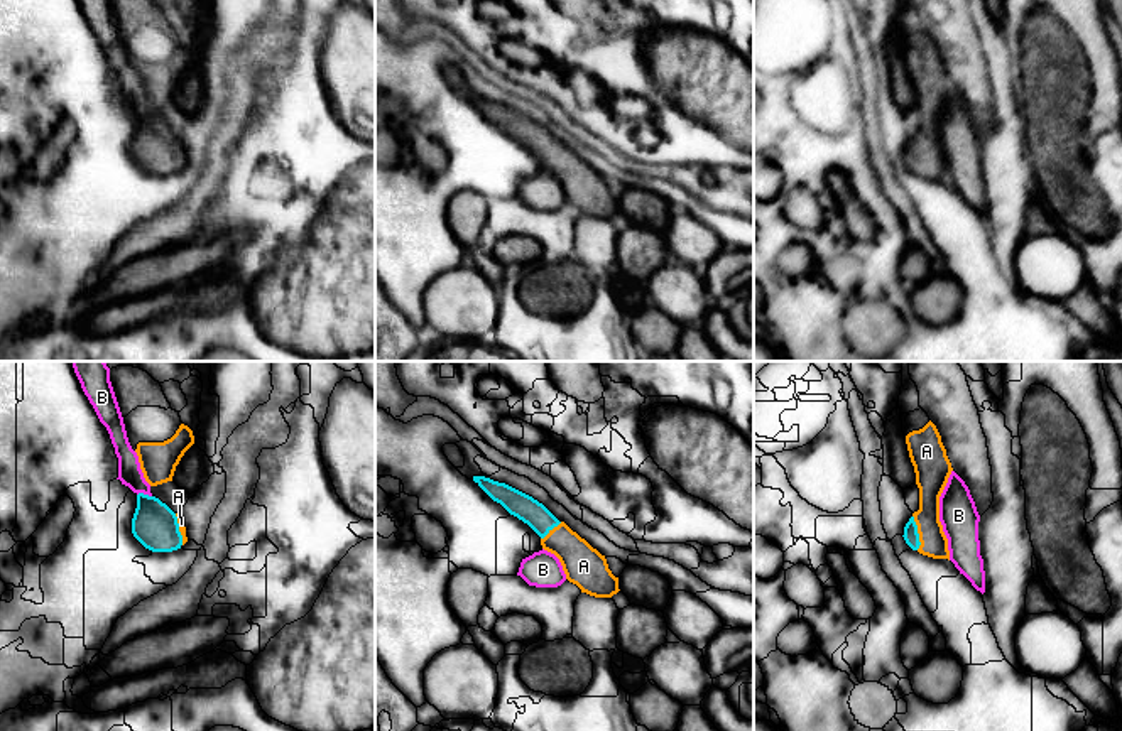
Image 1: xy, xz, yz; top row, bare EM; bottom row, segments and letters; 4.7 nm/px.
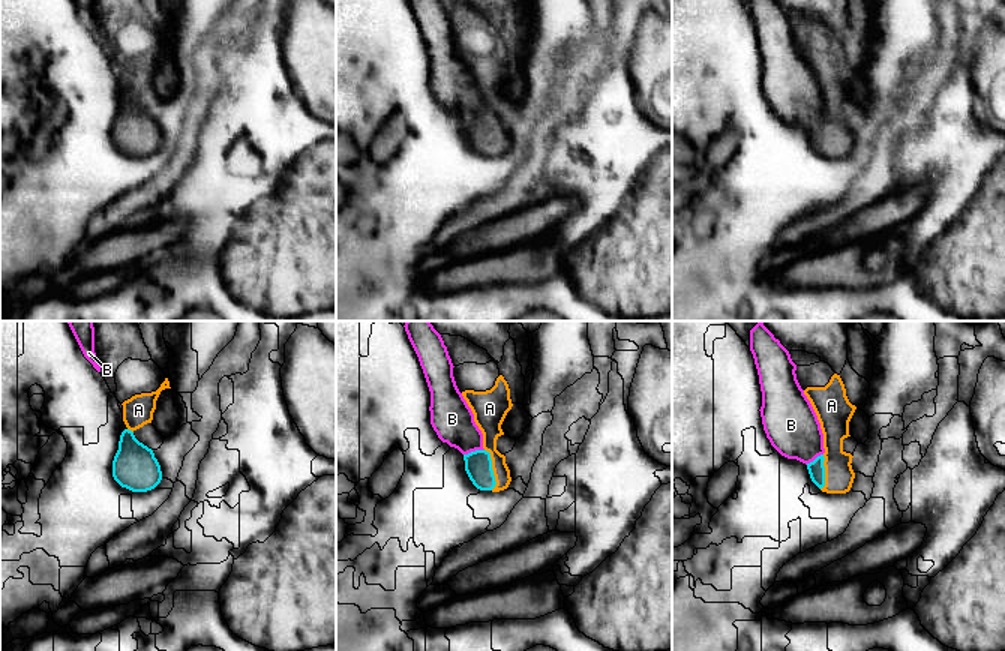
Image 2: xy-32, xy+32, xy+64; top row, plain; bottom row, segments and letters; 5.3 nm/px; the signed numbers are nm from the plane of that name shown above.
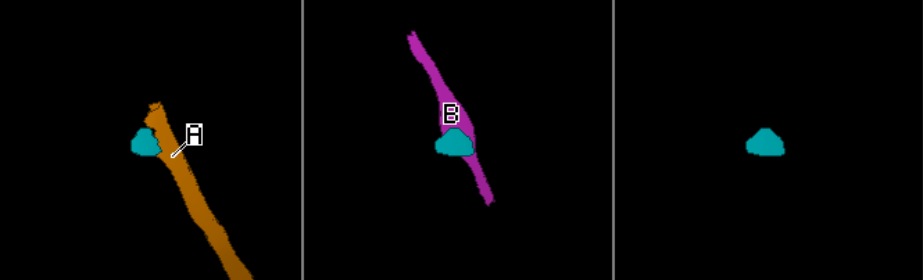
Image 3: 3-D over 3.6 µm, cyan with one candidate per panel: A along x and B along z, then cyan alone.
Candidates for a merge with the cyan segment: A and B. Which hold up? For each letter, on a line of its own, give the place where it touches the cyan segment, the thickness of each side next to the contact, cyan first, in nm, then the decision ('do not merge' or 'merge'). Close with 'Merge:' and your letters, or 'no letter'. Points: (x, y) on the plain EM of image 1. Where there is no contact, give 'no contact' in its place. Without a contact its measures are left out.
A: yz (916, 154) | 70/130 nm | merge
B: xy (142, 115) | 220/120 nm | do not merge
Merge: A

